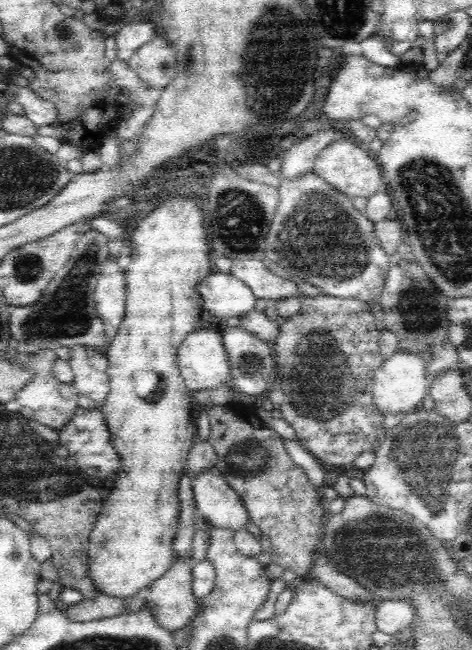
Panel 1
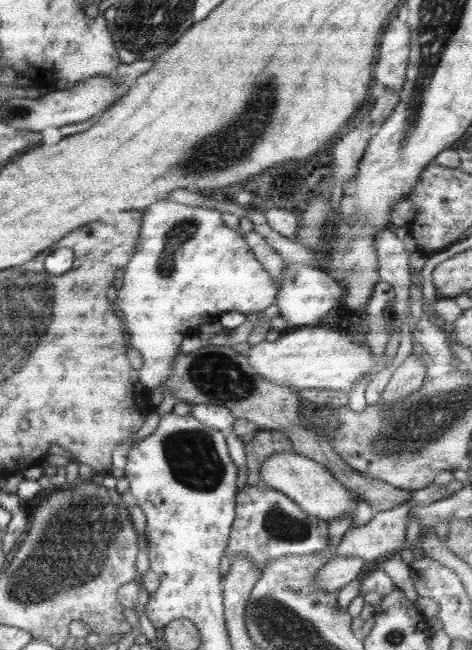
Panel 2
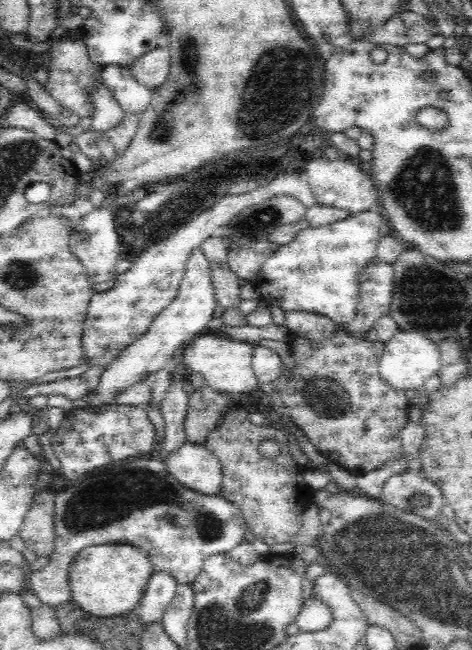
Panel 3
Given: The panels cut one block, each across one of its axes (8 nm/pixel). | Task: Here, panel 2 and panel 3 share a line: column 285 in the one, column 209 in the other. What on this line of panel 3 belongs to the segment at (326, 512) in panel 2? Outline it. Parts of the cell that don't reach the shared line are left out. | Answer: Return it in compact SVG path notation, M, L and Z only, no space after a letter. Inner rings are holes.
M184 443L167 462L169 474L196 494L219 497L223 486L220 461L205 446Z

